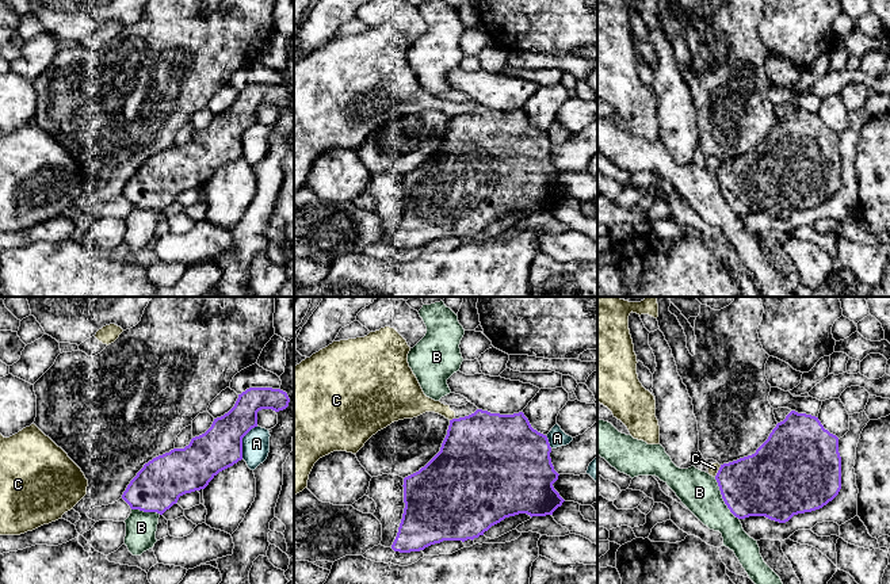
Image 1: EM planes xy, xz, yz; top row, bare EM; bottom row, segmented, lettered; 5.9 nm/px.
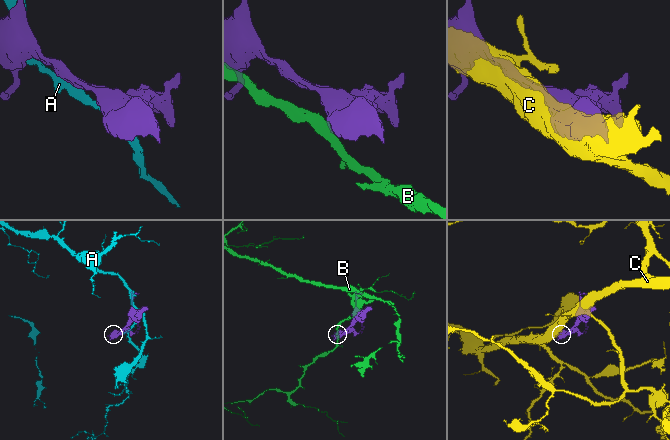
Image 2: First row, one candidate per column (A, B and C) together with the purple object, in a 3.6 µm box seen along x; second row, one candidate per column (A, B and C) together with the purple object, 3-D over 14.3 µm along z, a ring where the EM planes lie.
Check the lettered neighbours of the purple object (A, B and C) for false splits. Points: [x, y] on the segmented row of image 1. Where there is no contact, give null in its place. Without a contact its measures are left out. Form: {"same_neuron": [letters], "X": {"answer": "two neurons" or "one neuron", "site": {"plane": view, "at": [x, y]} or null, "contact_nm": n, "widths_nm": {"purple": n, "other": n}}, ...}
{"same_neuron": [], "A": {"answer": "two neurons", "site": {"plane": "xy", "at": [241, 441]}, "contact_nm": 220, "widths_nm": {"purple": 260, "other": 160}}, "B": {"answer": "two neurons", "site": {"plane": "yz", "at": [722, 497]}, "contact_nm": 300, "widths_nm": {"purple": 380, "other": 240}}, "C": {"answer": "two neurons", "site": {"plane": "yz", "at": [718, 470]}, "contact_nm": 80, "widths_nm": {"purple": 360, "other": 60}}}

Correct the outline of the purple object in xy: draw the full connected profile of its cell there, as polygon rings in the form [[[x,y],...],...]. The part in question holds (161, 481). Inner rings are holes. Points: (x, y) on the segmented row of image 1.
[[[249,388],[234,406],[211,427],[191,439],[184,449],[173,449],[144,465],[130,481],[122,499],[131,509],[163,515],[179,497],[205,489],[222,470],[242,459],[242,438],[257,427],[261,409],[283,411],[290,398],[272,388]]]

